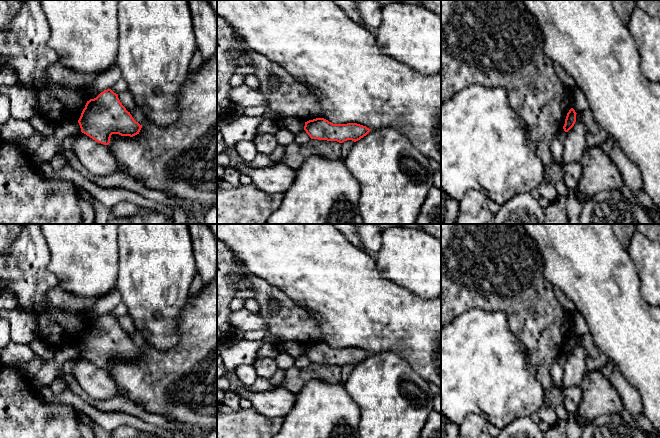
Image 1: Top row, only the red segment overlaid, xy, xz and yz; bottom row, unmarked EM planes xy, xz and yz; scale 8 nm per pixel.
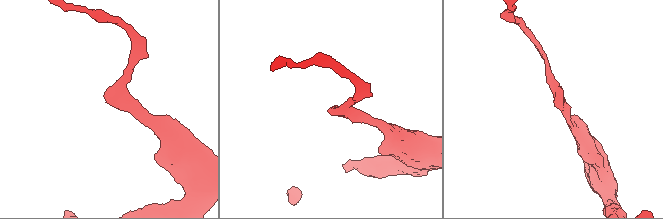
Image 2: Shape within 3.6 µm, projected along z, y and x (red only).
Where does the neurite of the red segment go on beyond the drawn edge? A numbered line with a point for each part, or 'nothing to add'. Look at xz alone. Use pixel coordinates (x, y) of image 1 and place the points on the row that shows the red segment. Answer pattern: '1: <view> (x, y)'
nothing to add

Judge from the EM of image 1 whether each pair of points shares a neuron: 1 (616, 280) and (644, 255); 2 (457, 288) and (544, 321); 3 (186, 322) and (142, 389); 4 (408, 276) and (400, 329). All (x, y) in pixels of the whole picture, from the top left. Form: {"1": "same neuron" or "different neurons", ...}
{"1": "different neurons", "2": "same neuron", "3": "same neuron", "4": "different neurons"}

